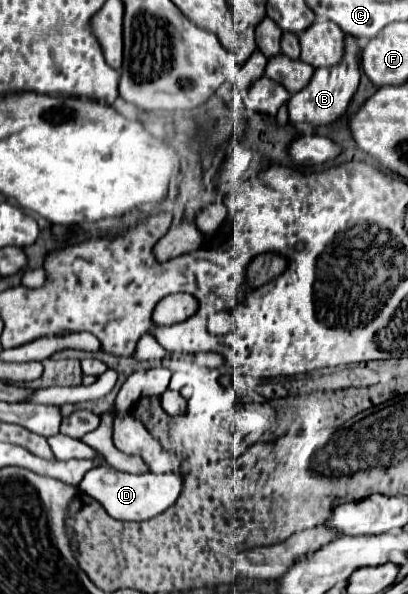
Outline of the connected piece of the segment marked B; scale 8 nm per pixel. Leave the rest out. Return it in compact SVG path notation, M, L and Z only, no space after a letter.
M346 36L344 62L340 62L340 66L334 66L334 68L316 70L310 84L290 98L290 102L288 102L290 124L296 126L296 124L304 122L304 124L310 124L310 128L318 128L318 126L328 126L328 124L336 122L338 118L342 118L358 88L358 80L360 80L358 68L360 68L358 66L358 44L354 42L354 38Z

